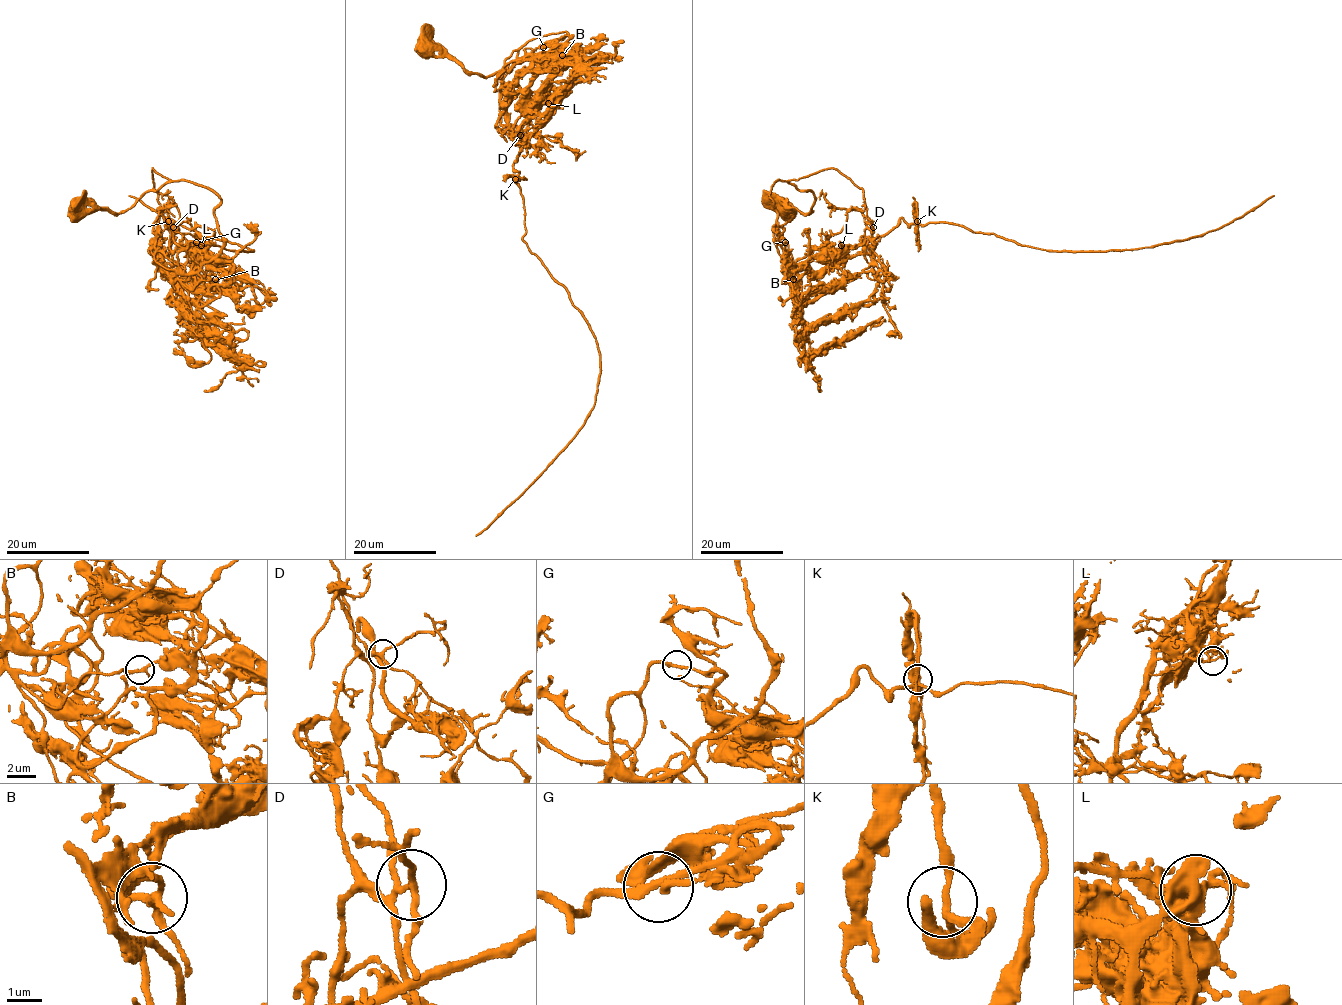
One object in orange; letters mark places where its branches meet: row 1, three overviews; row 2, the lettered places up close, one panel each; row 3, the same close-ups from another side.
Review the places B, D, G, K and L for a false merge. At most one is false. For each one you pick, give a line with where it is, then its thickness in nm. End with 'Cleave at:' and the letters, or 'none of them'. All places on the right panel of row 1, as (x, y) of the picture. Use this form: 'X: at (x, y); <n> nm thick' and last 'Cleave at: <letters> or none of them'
L: at (841, 245); 120 nm thick
Cleave at: L

